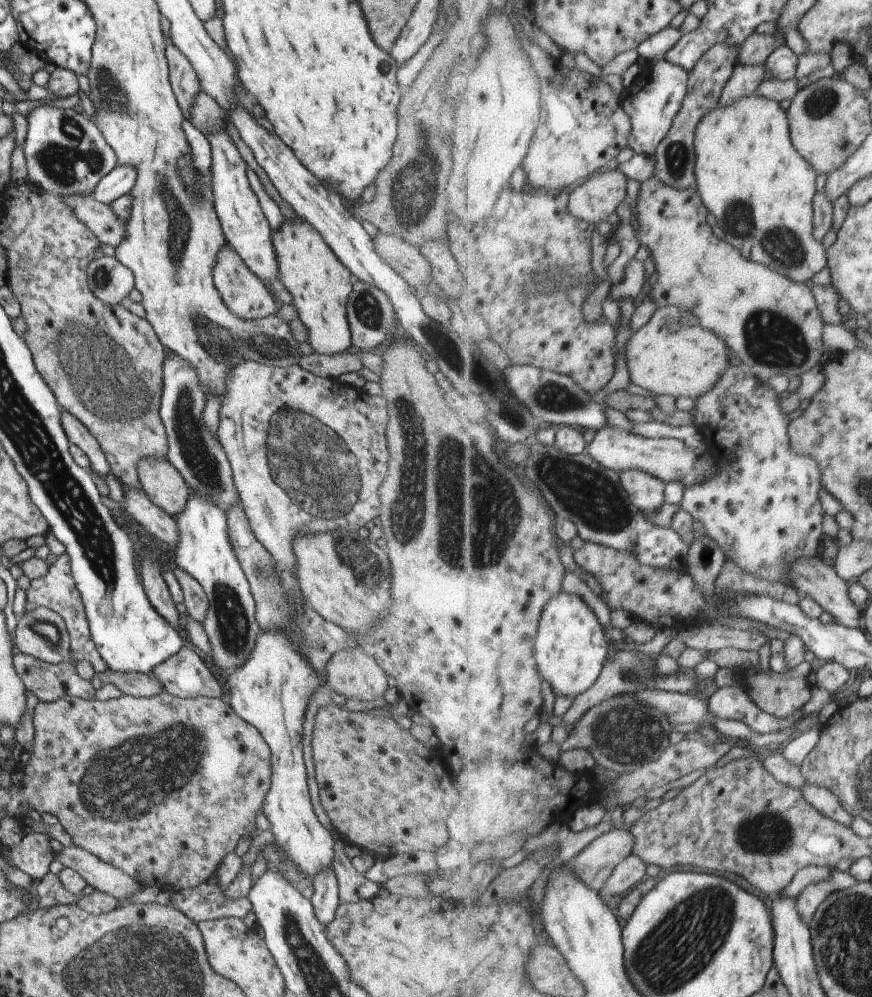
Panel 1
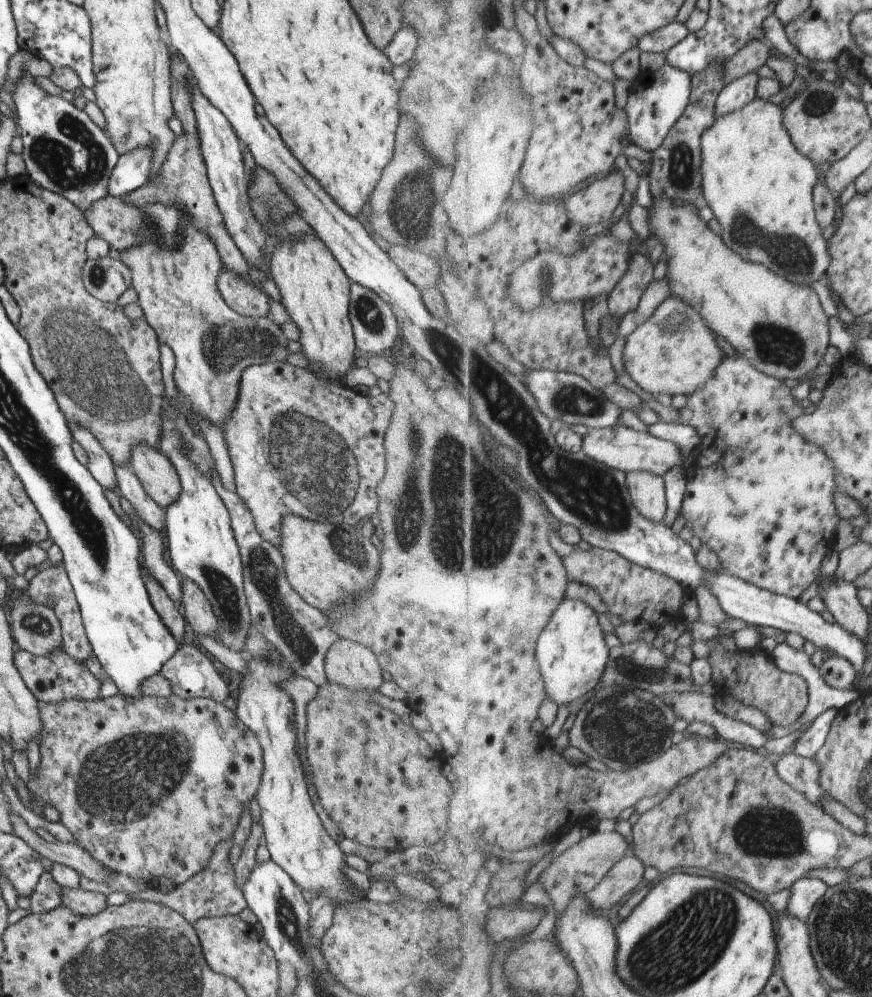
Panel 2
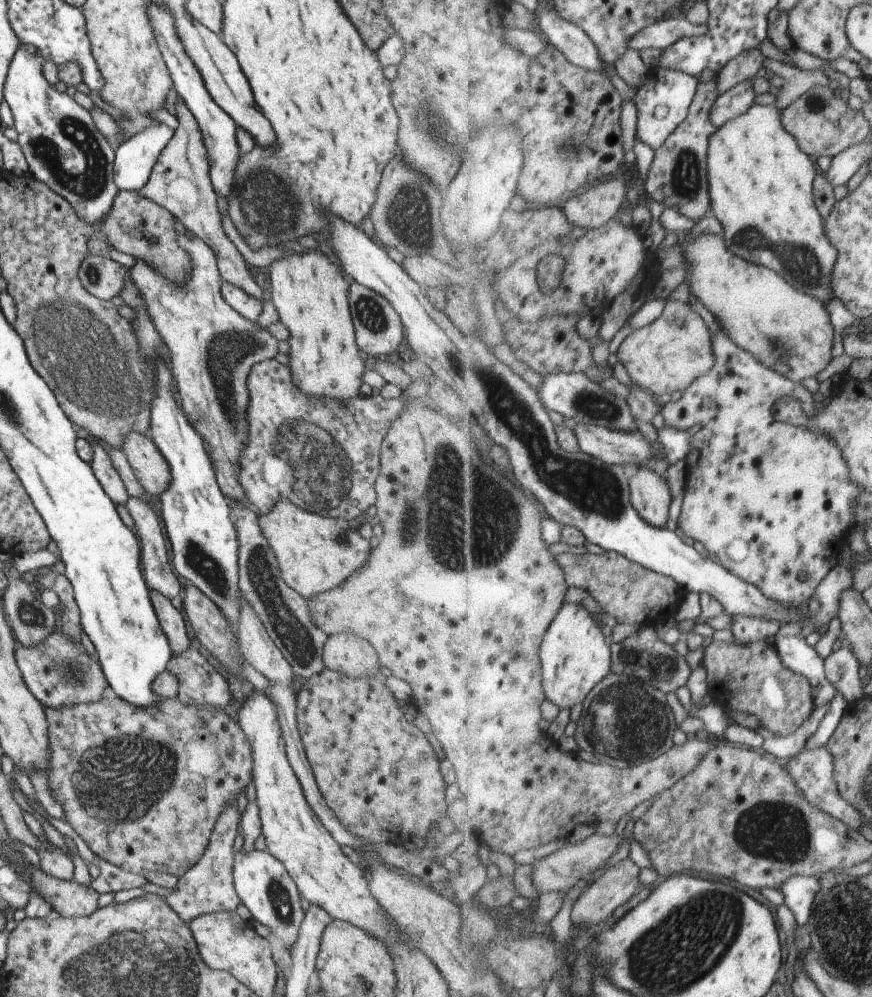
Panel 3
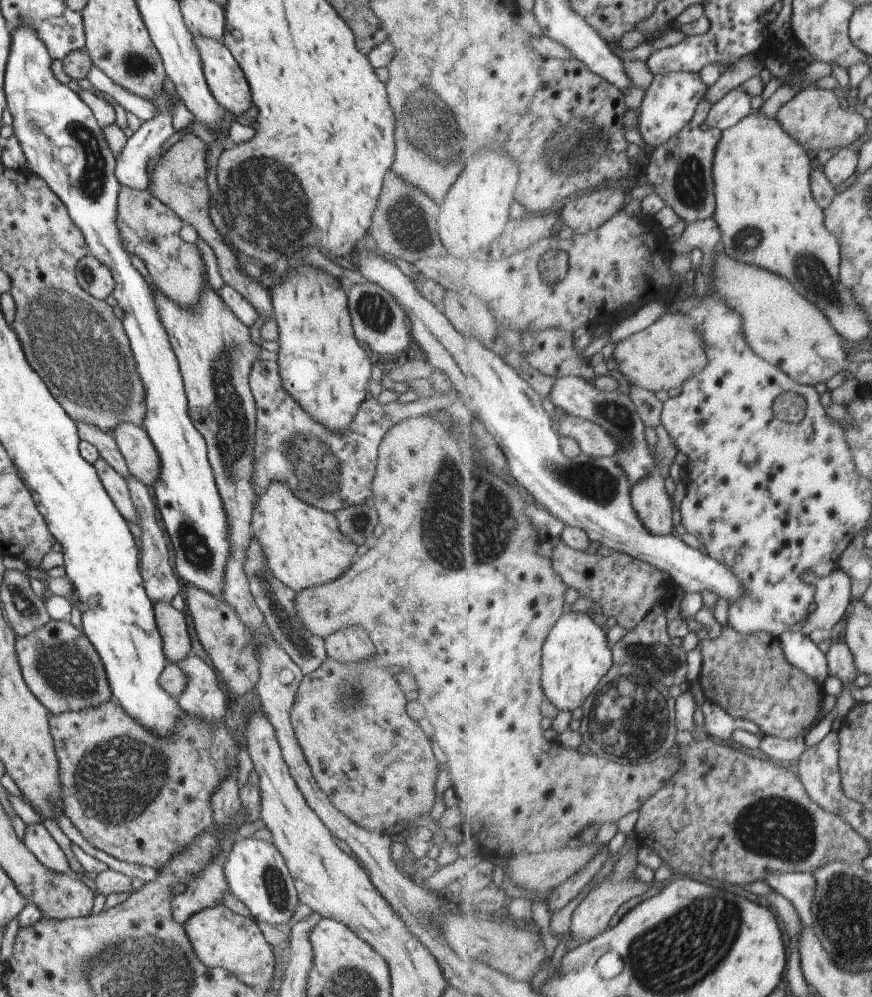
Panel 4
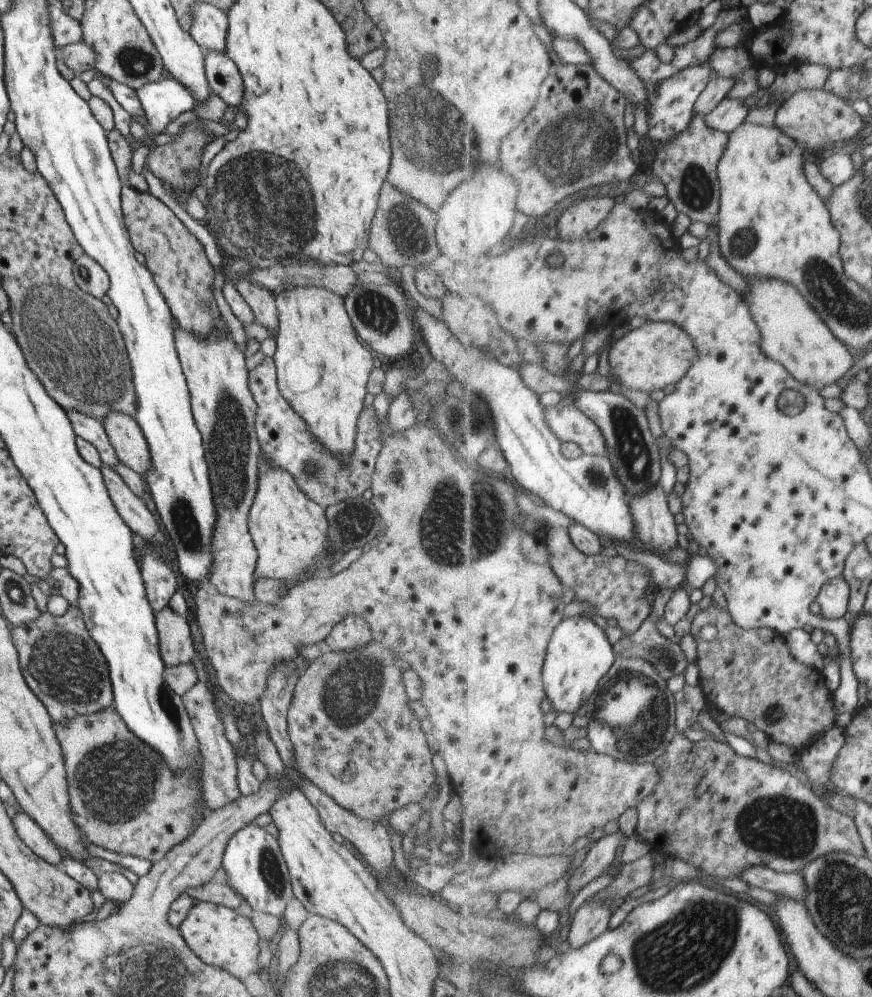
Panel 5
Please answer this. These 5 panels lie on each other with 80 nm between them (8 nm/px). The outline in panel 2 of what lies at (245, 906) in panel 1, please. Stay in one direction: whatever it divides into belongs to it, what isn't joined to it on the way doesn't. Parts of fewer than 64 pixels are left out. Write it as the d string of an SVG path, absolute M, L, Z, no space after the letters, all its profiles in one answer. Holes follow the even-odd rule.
M231 839L219 843L214 848L213 854L210 854L207 864L196 875L189 877L183 884L175 886L172 891L163 893L151 886L141 890L141 892L132 892L131 899L162 904L171 910L175 910L177 914L180 914L192 925L199 919L239 914L245 908L246 900L234 883L233 867L228 860L228 849L231 844Z

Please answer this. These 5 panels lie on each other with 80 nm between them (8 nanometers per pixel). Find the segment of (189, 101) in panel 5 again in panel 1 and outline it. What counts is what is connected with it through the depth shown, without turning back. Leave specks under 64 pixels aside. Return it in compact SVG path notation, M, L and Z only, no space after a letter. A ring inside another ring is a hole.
M129 165L115 166L99 179L90 197L98 203L110 205L113 200L128 194L135 177L135 170Z

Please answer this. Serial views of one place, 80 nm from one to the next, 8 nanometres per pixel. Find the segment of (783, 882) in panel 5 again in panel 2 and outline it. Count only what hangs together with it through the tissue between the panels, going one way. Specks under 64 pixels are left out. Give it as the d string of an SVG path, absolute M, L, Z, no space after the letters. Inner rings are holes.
M804 877L799 879L791 888L787 910L805 922L827 889L828 886L823 880Z

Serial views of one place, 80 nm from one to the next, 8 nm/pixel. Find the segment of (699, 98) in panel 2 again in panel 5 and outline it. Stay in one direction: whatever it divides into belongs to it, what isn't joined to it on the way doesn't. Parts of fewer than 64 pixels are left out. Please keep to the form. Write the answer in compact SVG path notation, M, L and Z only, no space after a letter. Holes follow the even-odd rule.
M703 114L694 116L690 126L682 134L667 141L657 152L652 166L656 179L665 186L666 197L677 206L678 212L690 217L691 222L705 222L717 229L722 194L718 168L729 146L729 134L711 129L705 118Z

